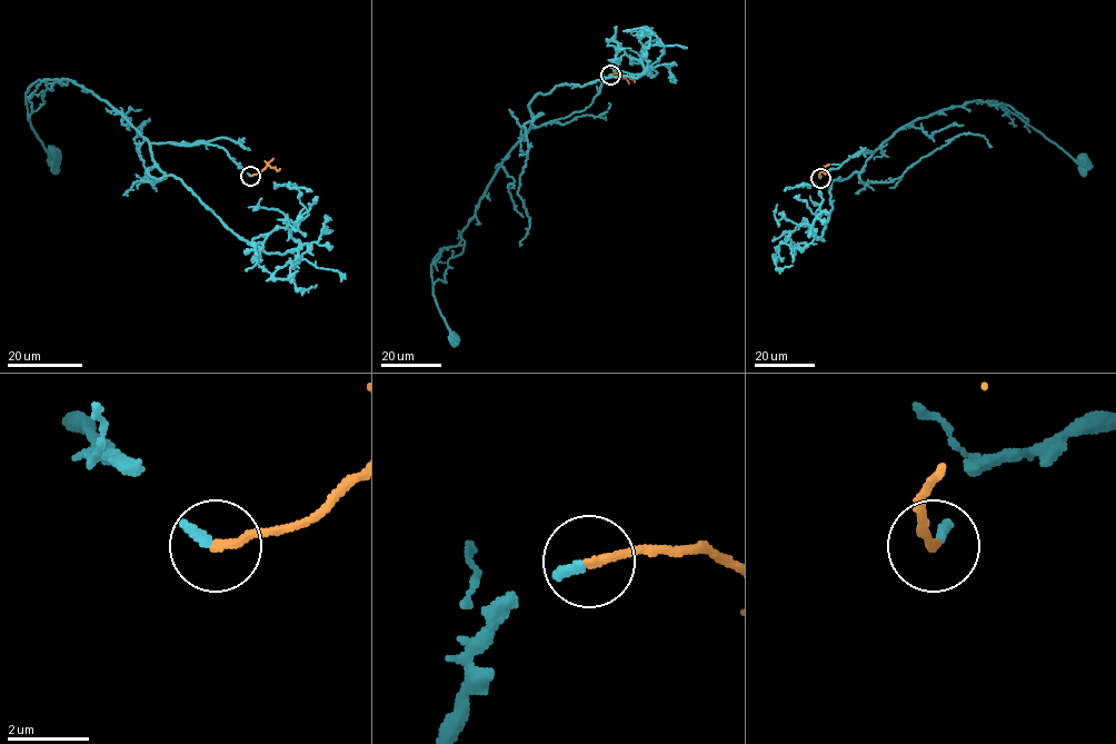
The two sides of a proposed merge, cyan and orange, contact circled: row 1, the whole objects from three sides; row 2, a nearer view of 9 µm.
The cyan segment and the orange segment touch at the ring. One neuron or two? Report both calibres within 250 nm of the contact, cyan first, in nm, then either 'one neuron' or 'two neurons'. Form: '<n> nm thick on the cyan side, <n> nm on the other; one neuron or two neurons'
240 nm thick on the cyan side, 200 nm on the other; one neuron

